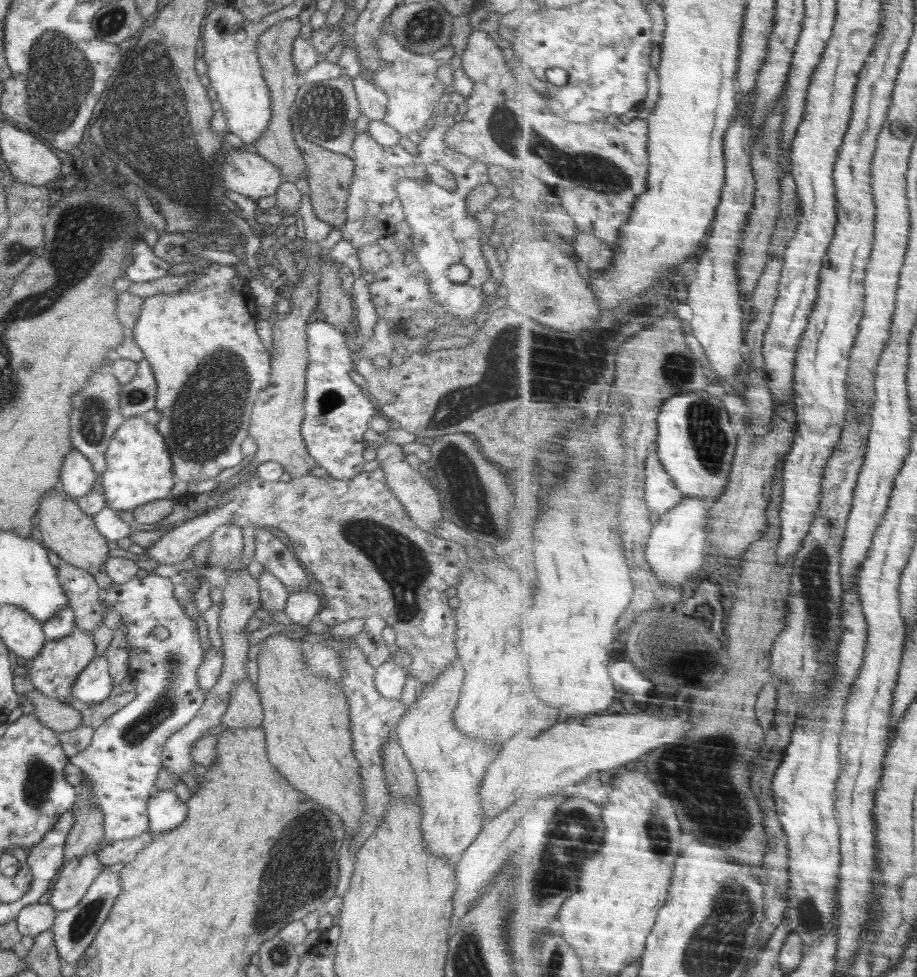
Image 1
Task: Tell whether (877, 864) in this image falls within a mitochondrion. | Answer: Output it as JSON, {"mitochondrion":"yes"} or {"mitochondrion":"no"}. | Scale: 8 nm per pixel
{"mitochondrion":"no"}

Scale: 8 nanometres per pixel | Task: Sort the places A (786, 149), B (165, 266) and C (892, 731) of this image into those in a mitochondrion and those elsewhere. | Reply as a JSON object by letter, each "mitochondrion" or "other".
{"A":"other","B":"other","C":"other"}

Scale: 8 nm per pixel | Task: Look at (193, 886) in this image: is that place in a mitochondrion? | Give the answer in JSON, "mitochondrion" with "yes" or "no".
{"mitochondrion":"no"}

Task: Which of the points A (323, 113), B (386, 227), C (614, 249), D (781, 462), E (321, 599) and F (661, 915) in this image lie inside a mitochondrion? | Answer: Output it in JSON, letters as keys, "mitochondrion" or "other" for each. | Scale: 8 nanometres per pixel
{"A":"mitochondrion","B":"other","C":"other","D":"other","E":"other","F":"other"}

